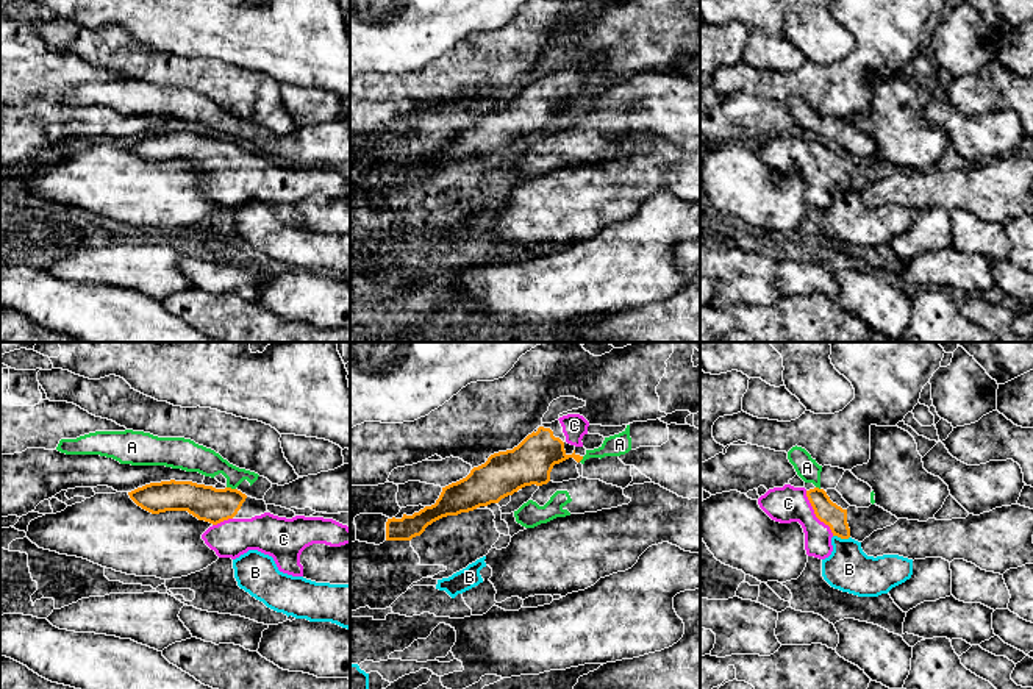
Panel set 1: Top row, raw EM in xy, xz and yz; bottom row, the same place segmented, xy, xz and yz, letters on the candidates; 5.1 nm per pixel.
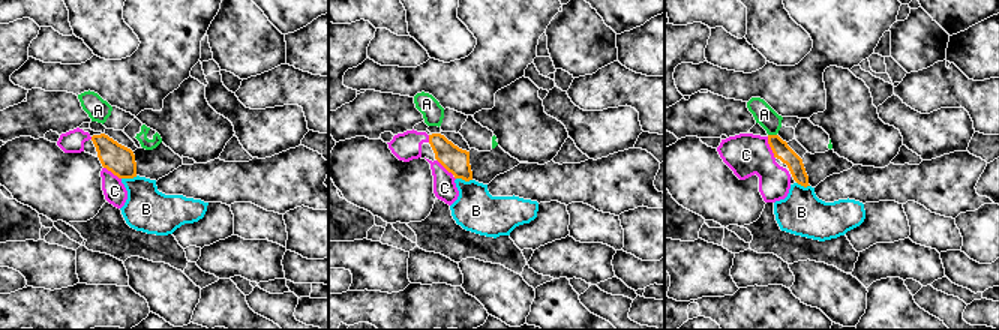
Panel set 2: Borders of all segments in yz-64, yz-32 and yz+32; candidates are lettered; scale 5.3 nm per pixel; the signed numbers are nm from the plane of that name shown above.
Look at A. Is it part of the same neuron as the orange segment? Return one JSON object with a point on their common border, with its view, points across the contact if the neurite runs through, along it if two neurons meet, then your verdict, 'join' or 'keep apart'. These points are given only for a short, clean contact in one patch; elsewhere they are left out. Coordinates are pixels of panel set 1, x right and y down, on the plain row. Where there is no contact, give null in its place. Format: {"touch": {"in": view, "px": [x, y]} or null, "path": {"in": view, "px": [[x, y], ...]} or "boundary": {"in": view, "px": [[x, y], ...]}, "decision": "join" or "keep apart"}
{"touch": {"in": "xy", "px": [230, 138]}, "decision": "keep apart"}

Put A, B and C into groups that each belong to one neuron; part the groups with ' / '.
A / B / C

